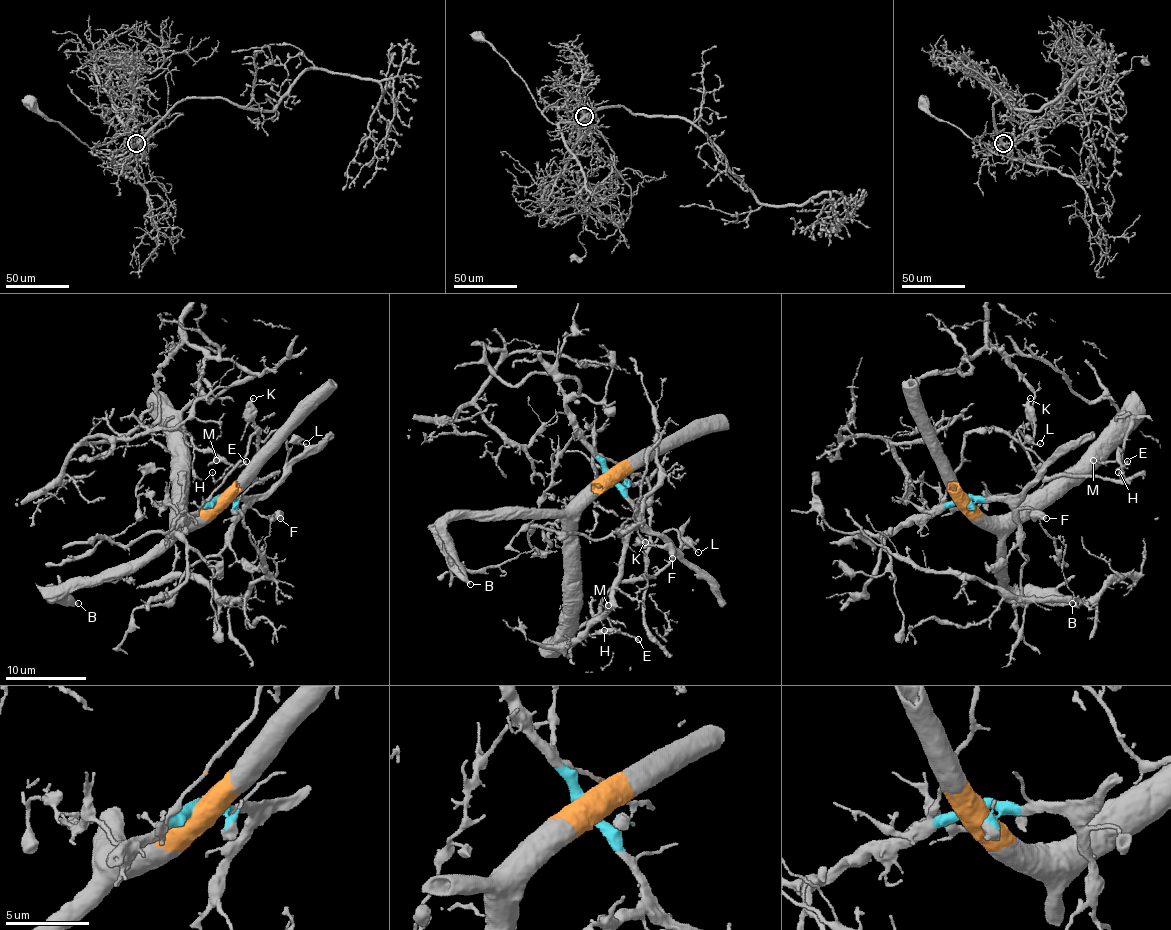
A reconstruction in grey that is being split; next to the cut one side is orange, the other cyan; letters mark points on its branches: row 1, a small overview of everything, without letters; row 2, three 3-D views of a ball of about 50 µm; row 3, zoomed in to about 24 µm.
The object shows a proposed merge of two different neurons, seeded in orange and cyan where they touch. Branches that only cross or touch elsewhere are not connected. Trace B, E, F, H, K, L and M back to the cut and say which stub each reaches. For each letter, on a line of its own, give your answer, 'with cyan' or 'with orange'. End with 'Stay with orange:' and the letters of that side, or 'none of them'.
B: with orange
E: with orange
F: with cyan
H: with orange
K: with cyan
L: with cyan
M: with orange
Stay with orange: B, E, H, M

